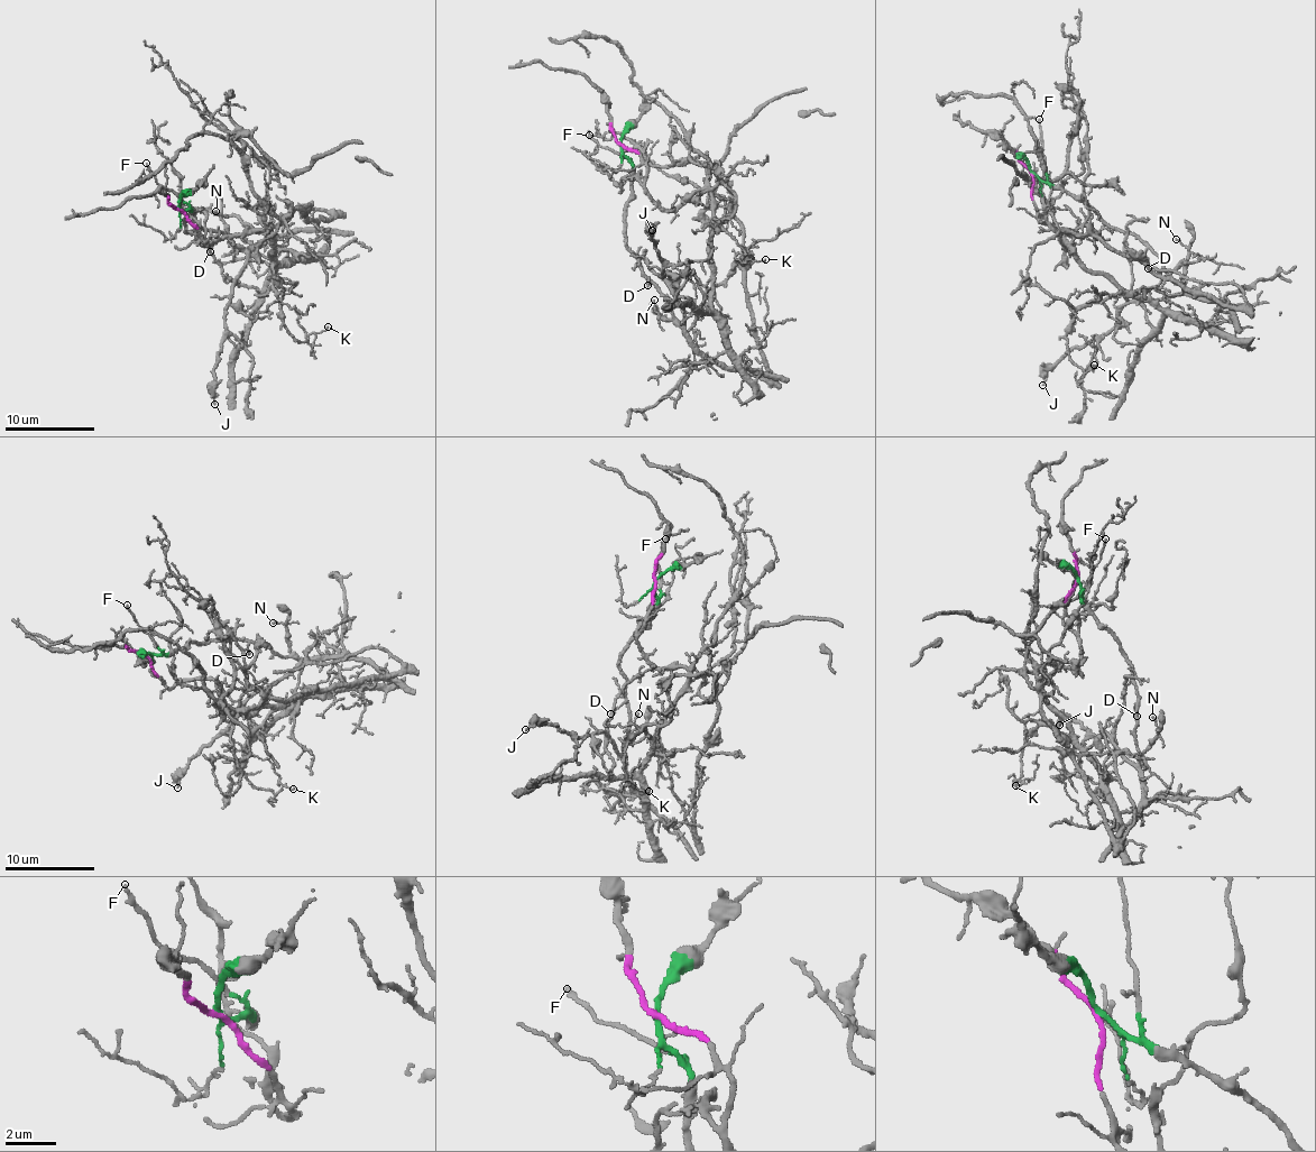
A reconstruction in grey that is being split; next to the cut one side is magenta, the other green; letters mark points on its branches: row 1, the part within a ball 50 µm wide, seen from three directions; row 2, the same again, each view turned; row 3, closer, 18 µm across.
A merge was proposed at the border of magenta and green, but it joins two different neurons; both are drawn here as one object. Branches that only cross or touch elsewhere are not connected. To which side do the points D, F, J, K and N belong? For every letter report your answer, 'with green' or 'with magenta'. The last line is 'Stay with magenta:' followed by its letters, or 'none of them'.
D: with green
F: with green
J: with green
K: with magenta
N: with green
Stay with magenta: K

